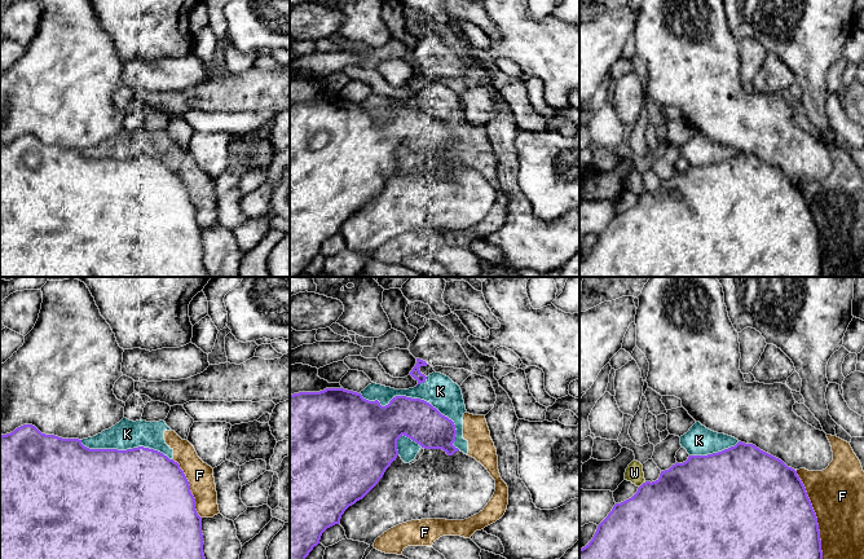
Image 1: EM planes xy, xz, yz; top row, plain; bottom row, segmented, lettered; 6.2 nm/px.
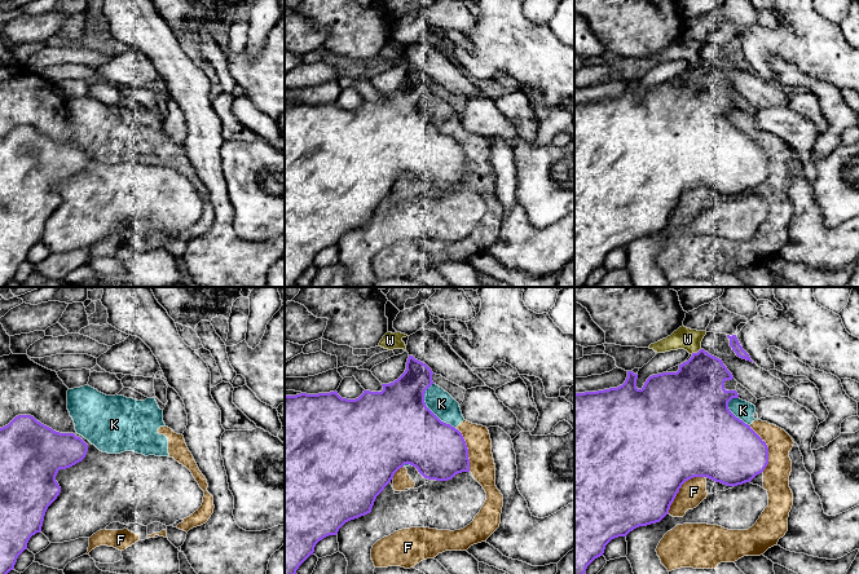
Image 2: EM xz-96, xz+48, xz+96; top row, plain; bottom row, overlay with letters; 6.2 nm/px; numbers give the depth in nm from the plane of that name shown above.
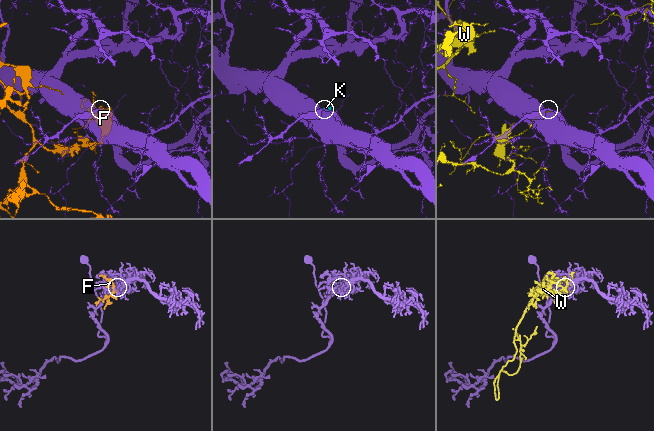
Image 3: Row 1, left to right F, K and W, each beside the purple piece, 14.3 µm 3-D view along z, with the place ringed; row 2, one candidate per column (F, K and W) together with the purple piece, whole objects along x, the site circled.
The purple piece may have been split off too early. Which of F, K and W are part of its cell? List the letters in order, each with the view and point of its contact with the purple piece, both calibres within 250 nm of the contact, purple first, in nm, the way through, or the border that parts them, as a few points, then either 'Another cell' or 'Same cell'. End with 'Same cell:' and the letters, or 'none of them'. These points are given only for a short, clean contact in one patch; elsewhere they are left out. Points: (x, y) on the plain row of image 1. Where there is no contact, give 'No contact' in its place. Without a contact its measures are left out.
F: Touches purple at yz (816, 228). Thickness 500 nm (purple) against 340 nm. Another cell
K: Touches purple at xz (419, 109). Thickness 260 nm (purple) against 200 nm. Another cell
W: Touches purple at yz (642, 194). Thickness 480 nm (purple) against 110 nm. Another cell
Same cell: none of them

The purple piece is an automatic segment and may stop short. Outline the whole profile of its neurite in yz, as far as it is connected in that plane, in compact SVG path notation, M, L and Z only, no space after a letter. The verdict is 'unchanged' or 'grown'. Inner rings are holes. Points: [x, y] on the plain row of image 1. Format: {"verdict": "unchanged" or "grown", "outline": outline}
{"verdict": "unchanged", "outline": "M739 151L722 162L689 166L686 172L676 172L661 181L656 192L643 193L631 208L616 214L592 250L579 259L579 277L823 277L823 261L817 228L797 181L755 155Z"}

